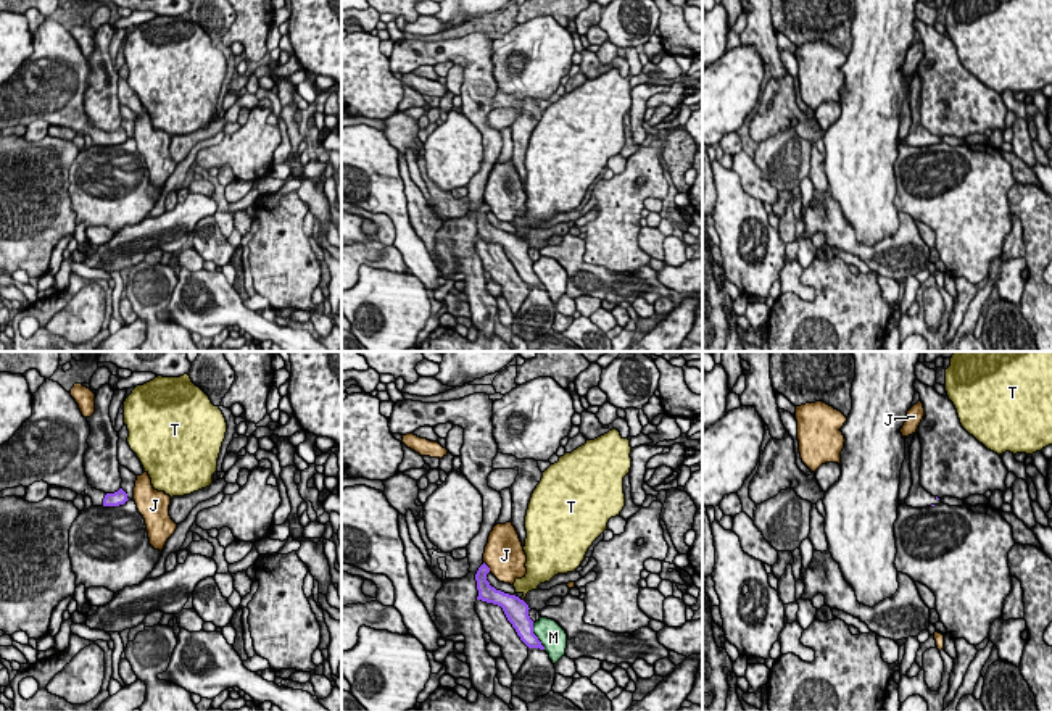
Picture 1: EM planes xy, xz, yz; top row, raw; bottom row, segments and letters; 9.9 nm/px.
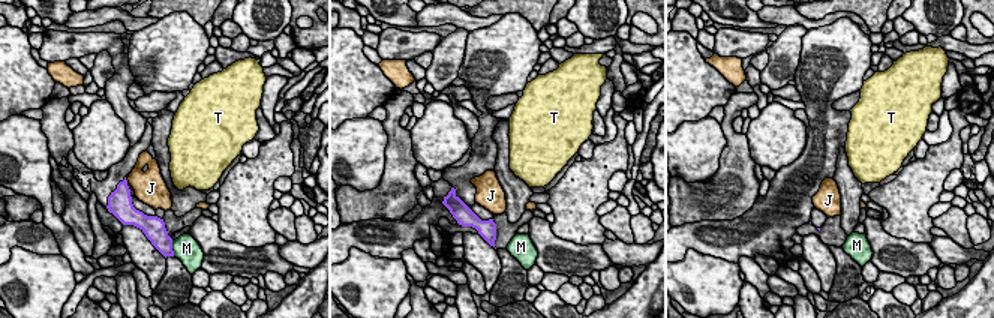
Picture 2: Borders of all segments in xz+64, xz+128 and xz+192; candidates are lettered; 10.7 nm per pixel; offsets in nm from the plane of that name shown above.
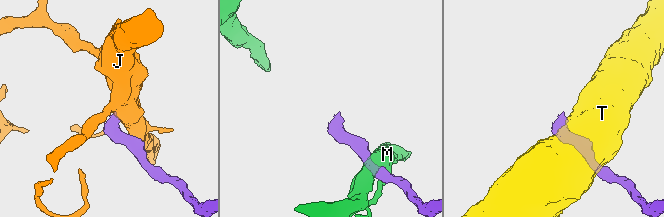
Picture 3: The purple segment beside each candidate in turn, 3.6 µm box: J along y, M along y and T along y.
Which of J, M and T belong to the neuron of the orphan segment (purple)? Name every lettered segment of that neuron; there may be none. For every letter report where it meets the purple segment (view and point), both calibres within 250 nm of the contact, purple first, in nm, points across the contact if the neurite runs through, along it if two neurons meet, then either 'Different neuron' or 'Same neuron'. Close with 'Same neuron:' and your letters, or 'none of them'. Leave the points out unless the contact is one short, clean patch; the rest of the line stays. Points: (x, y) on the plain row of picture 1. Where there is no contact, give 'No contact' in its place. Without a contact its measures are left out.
J: Touches purple at xz (487, 205). Thickness 160 nm (purple) against 400 nm. Boundary: xz (484, 200), (490, 210). Different neuron
M: Touches purple at xz (535, 274). Thickness 200 nm (purple) against 280 nm. Different neuron
T: Touches purple at xz (522, 239). Thickness 240 nm (purple) against 170 nm. Boundary: xz (519, 237), (524, 241). Different neuron
Same neuron: none of them

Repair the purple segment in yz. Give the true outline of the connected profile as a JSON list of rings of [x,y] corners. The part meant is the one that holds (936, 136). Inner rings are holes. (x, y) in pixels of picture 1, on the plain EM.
[[[915,71],[912,85],[910,85],[912,126],[910,126],[909,135],[905,137],[905,143],[912,147],[926,147],[931,143],[939,143],[941,139],[928,132],[920,124],[920,105],[922,105],[922,82],[920,82],[918,71]]]

